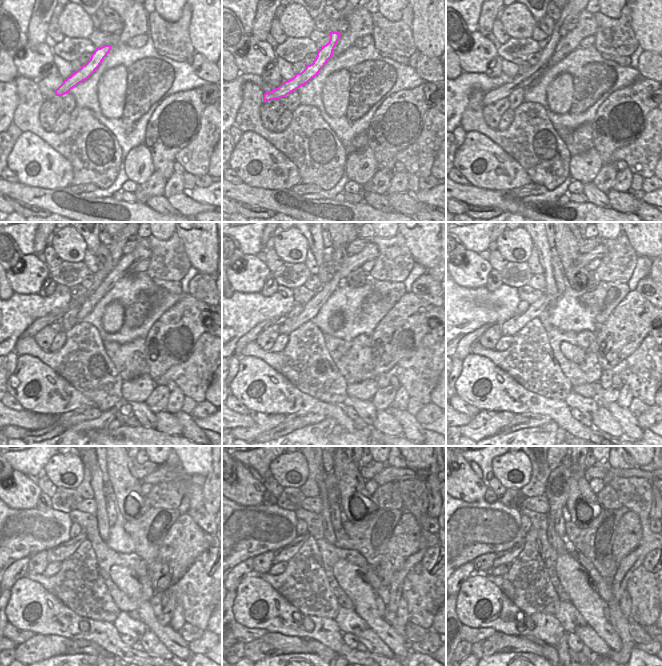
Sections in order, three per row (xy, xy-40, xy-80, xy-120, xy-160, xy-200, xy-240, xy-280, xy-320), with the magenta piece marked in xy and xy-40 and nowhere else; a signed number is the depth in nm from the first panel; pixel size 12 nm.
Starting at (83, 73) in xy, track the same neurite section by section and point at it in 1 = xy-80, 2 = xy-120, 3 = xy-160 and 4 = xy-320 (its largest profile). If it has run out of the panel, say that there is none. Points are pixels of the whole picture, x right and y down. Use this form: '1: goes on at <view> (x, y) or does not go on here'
1: goes on at xy-80 (525, 80)
2: goes on at xy-120 (118, 242)
3: goes on at xy-160 (250, 336)
4: goes on at xy-320 (466, 570)

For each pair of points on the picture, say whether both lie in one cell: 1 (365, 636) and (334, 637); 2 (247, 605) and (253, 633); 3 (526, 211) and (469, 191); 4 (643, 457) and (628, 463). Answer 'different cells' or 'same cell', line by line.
1: different cells
2: different cells
3: same cell
4: different cells

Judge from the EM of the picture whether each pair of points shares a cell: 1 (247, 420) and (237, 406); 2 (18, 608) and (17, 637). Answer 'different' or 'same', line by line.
1: different
2: different

